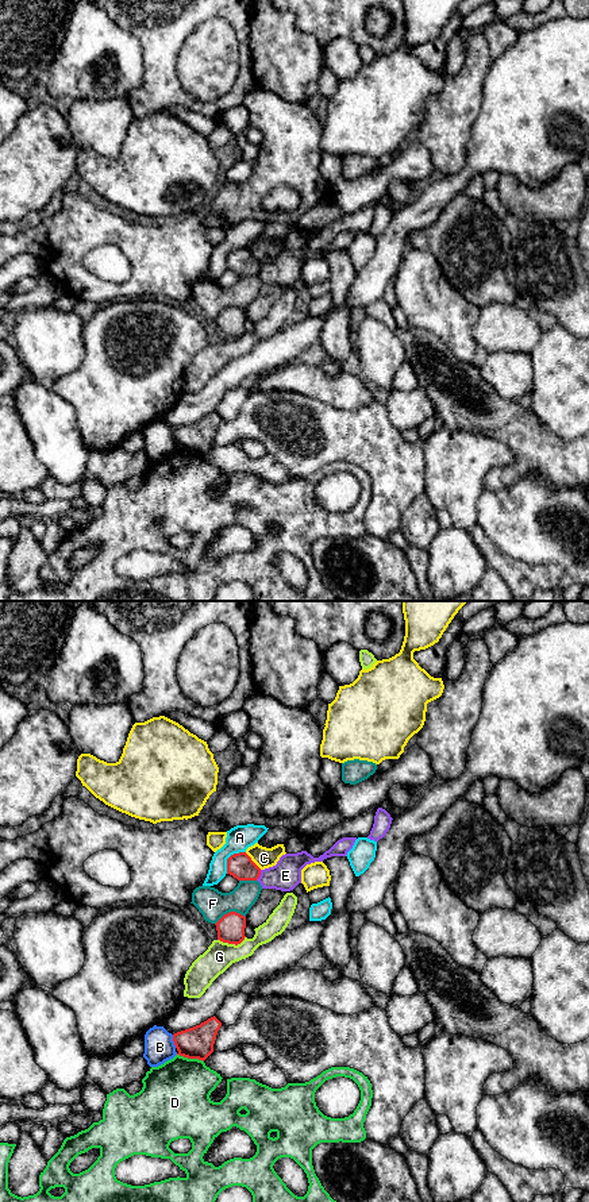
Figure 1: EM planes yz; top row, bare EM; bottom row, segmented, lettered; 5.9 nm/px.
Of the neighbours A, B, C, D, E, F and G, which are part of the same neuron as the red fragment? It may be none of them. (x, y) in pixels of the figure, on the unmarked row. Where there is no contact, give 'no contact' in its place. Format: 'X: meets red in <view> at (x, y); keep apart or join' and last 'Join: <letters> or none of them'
A: meets red in yz at (228, 253); keep apart
B: meets red in yz at (173, 435); keep apart
C: meets red in yz at (251, 255); keep apart
D: meets red in yz at (191, 453); keep apart
E: meets red in yz at (260, 269); keep apart
F: meets red in yz at (230, 307); keep apart
G: meets red in yz at (231, 338); keep apart
Join: none of them

